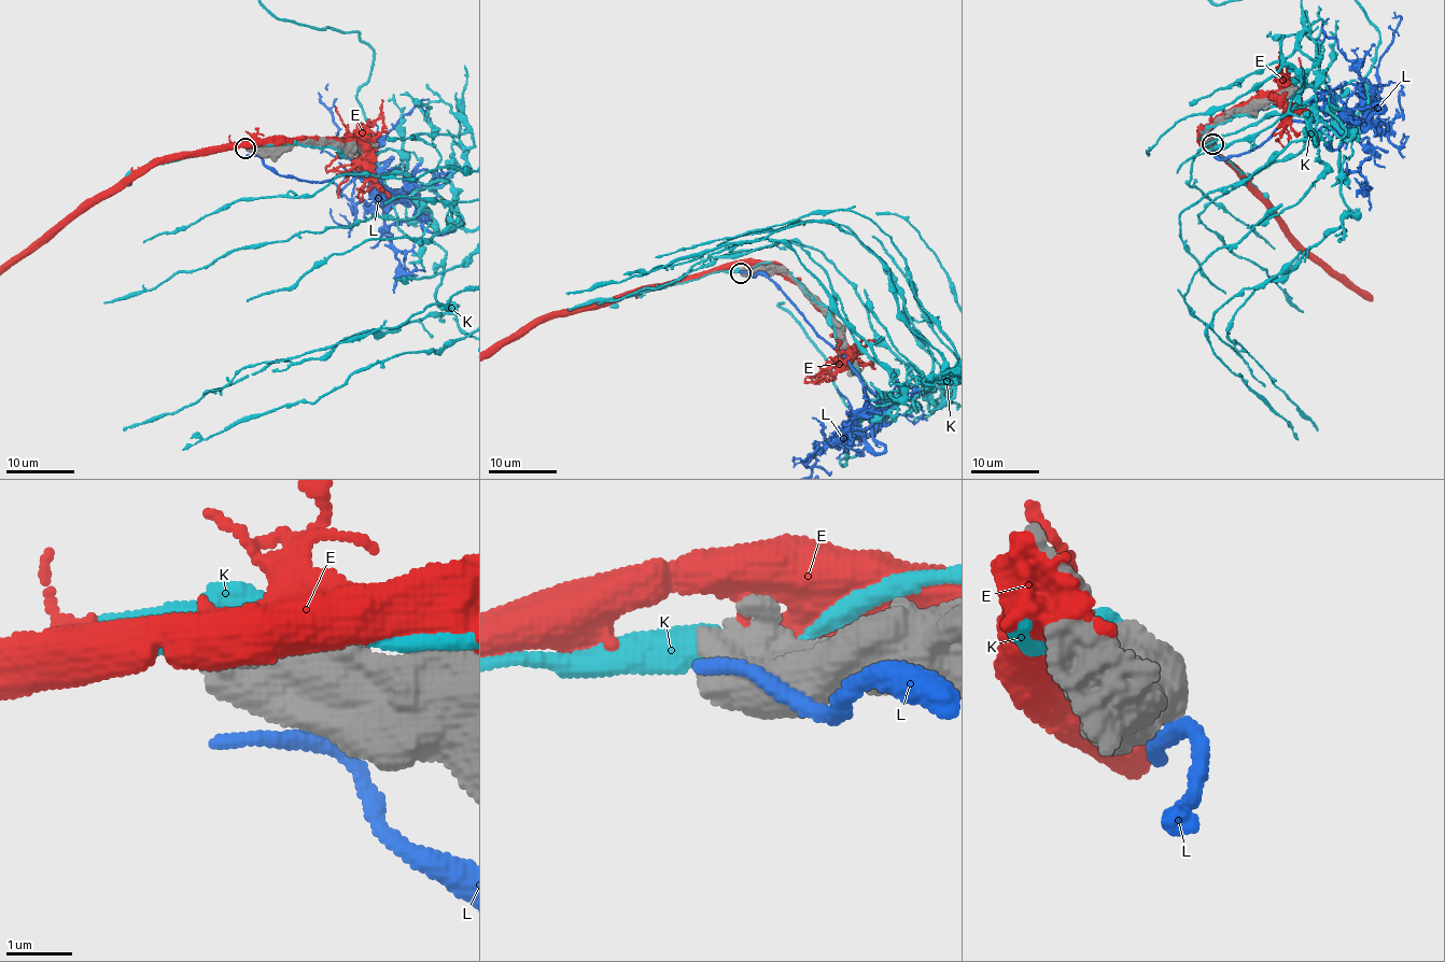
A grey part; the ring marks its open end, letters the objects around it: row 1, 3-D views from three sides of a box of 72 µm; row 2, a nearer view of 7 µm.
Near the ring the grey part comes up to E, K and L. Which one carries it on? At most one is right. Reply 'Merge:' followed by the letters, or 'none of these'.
Merge: none of these

